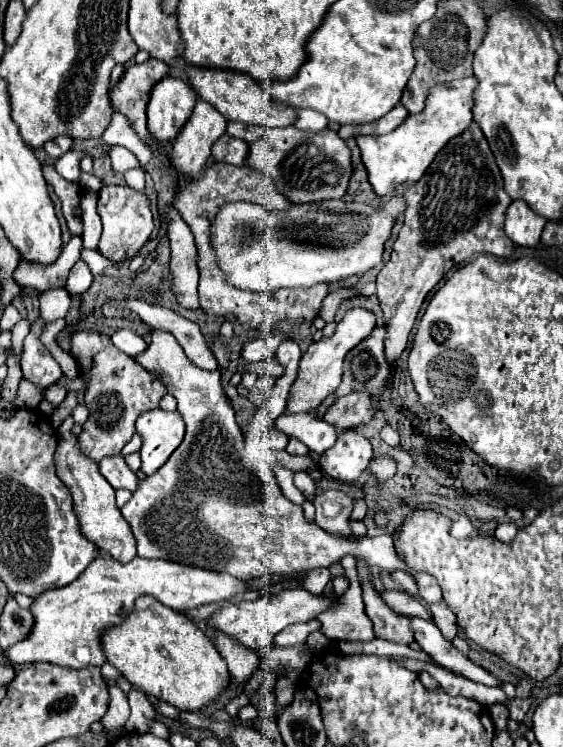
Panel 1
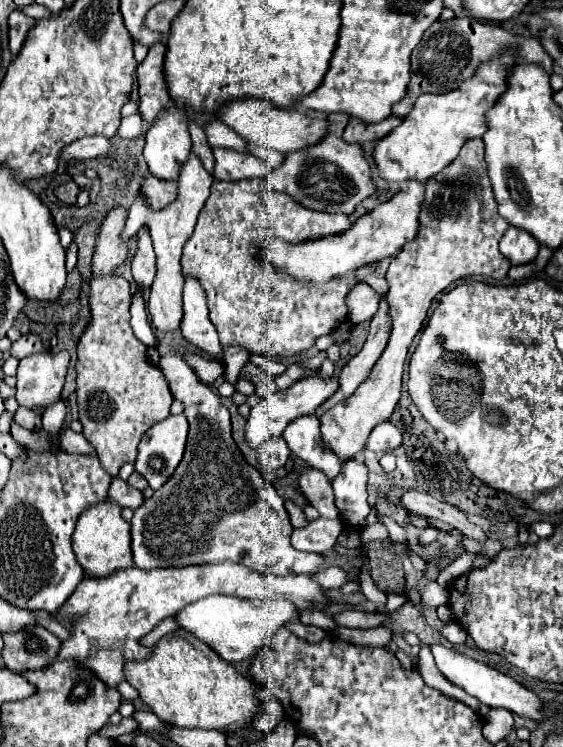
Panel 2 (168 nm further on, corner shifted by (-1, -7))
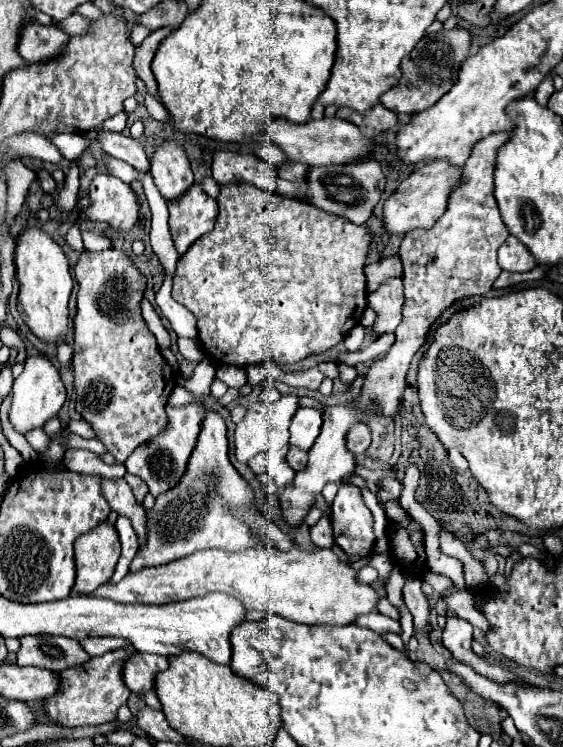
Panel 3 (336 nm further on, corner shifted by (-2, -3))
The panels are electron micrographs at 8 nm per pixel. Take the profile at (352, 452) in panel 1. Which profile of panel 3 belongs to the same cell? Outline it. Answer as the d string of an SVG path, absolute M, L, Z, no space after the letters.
M340 485L330 513L334 541L350 557L358 561L366 557L374 547L372 513L364 505L360 489L354 485Z

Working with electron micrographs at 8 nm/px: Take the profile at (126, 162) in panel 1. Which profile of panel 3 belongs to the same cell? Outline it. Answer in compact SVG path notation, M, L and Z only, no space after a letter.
M200 185L190 187L190 191L180 197L180 201L170 201L168 209L170 235L180 257L198 237L214 229L214 221L218 215L216 199L208 197Z

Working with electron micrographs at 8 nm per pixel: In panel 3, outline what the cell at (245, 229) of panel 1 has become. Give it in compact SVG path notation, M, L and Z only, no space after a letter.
M438 159L416 169L384 203L384 223L388 233L408 233L412 229L430 229L446 211L450 193L462 183L462 167L452 167Z

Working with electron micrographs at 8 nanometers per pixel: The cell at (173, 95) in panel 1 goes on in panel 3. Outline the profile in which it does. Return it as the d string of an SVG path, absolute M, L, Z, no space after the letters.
M164 141L162 147L158 147L150 161L150 175L166 201L180 199L194 183L190 161L174 141Z

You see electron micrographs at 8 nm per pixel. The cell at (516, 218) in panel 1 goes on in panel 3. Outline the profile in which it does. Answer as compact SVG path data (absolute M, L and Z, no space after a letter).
M512 235L498 249L498 261L500 261L500 267L510 273L526 273L536 267L536 261L532 259L530 251L526 251L526 247L522 247L522 243Z

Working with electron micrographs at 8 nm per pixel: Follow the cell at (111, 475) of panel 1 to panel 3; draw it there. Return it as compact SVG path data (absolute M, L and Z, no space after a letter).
M102 479L102 495L112 507L112 511L126 515L132 521L132 527L138 535L138 545L146 543L146 511L134 499L128 483L124 479Z

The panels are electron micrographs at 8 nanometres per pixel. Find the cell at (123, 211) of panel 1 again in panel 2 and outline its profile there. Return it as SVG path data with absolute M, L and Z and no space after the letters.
M115 207L107 213L105 223L101 223L97 233L97 247L93 255L93 281L91 281L91 323L85 329L85 333L79 337L77 343L77 405L79 405L79 421L83 423L83 435L85 439L95 447L97 459L101 461L103 469L115 477L123 463L135 461L137 457L137 445L143 437L143 433L157 421L165 419L169 415L169 407L173 403L173 395L169 391L169 385L161 373L159 367L145 361L145 345L133 335L129 325L129 305L131 305L131 293L129 283L121 277L113 277L111 271L125 263L129 255L129 241L123 239L123 229L127 221L127 209Z

